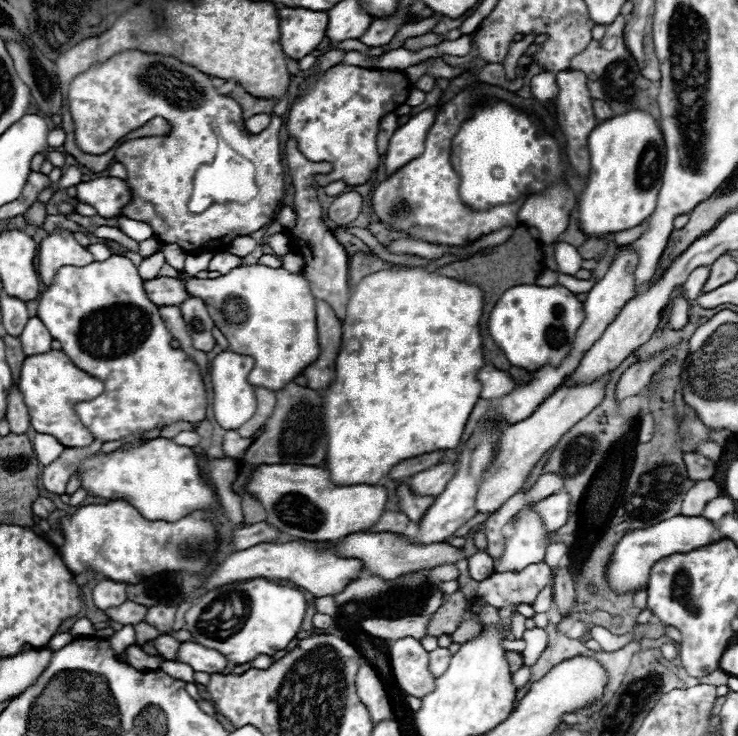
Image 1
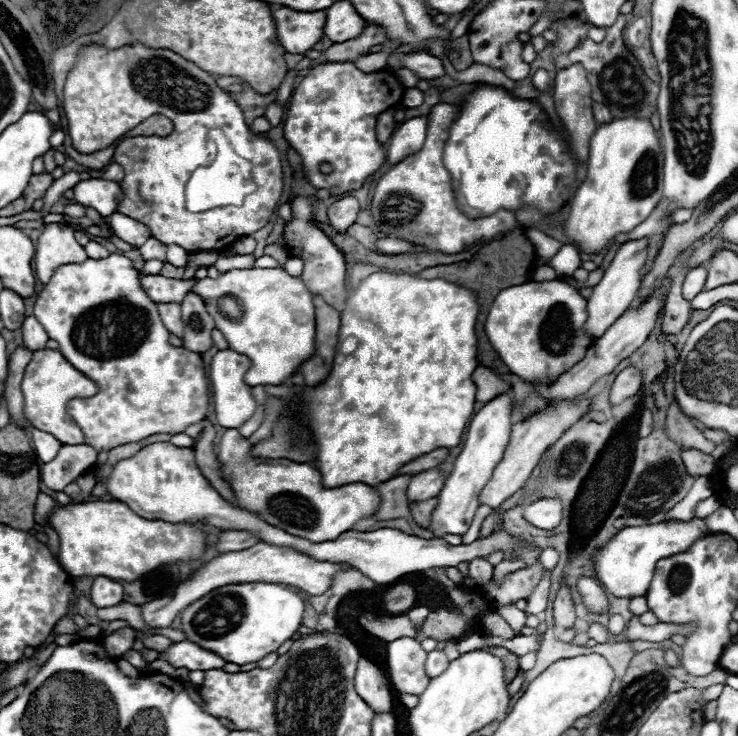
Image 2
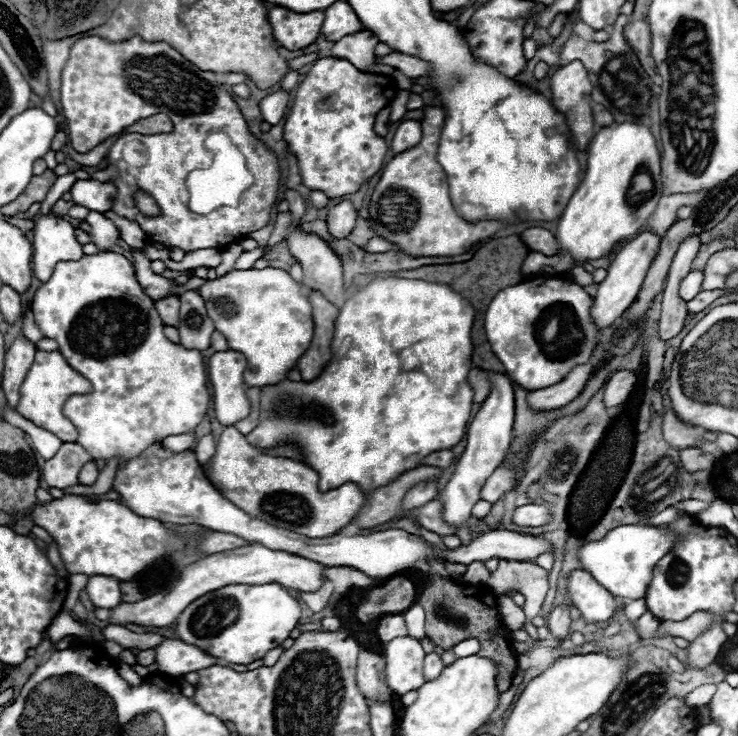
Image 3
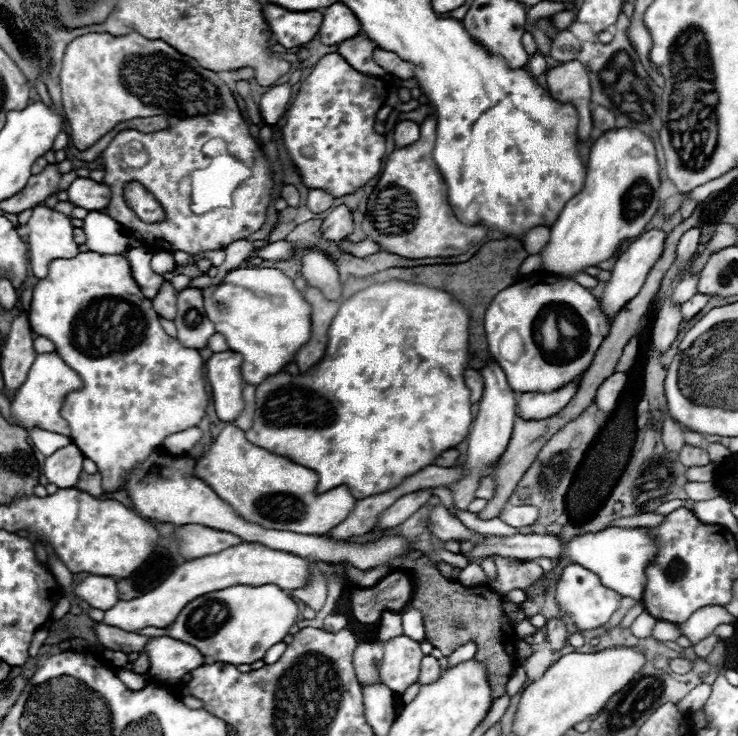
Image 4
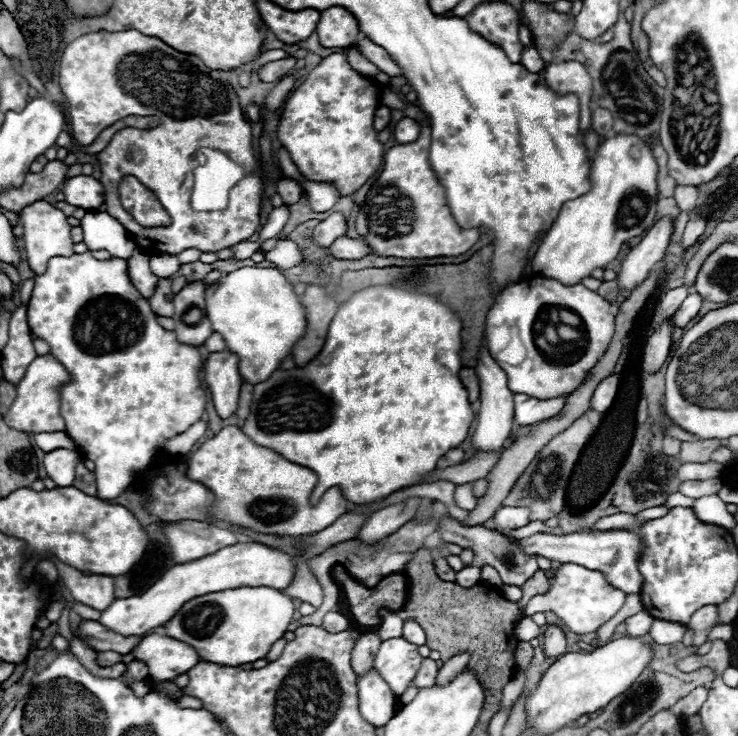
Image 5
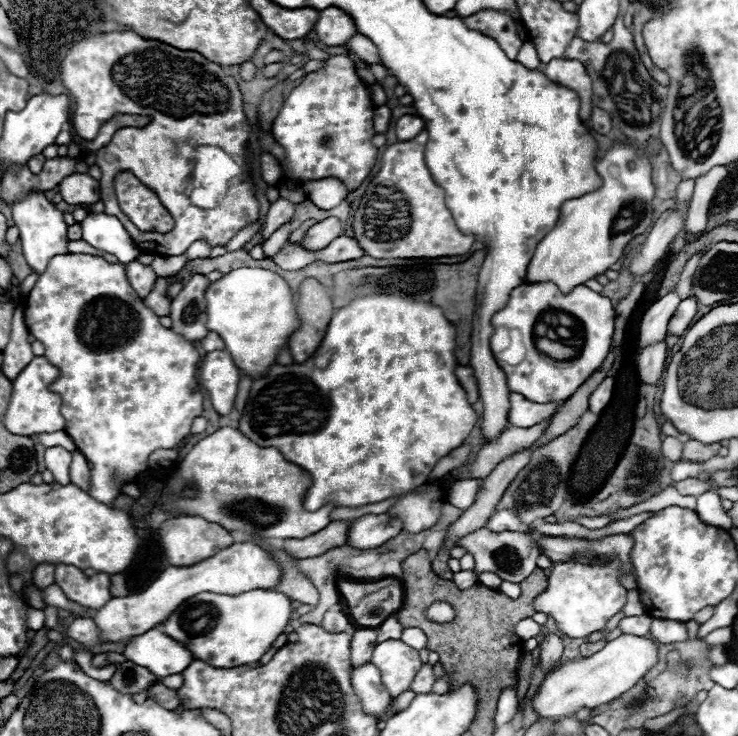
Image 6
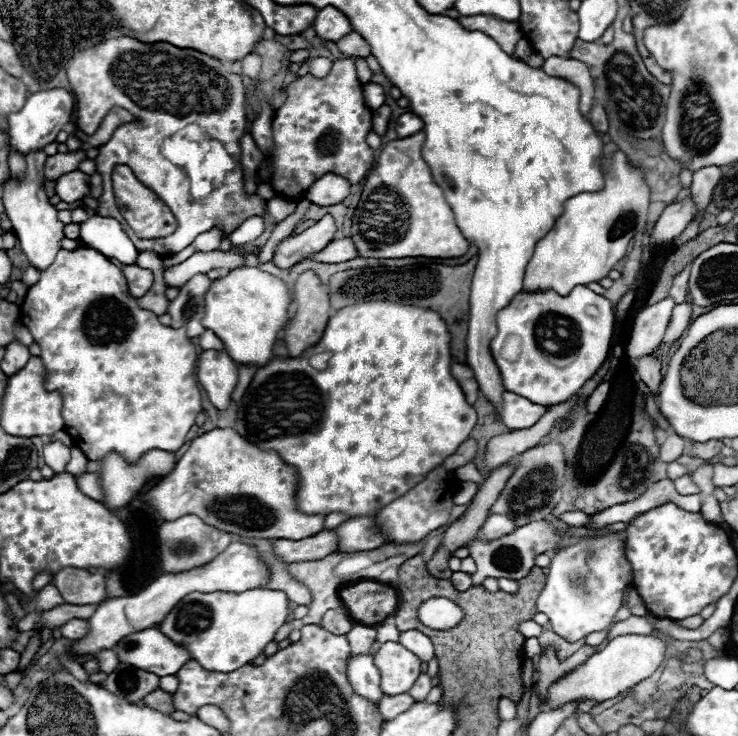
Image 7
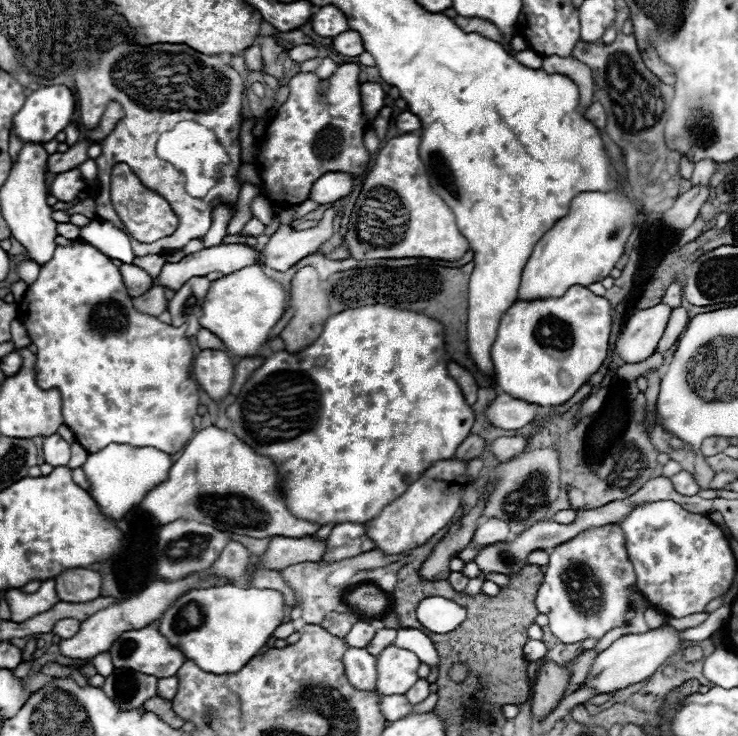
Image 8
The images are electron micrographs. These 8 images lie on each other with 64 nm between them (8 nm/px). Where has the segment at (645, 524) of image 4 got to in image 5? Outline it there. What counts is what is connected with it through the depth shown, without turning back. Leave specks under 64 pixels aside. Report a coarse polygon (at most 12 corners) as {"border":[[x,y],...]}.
{"border":[[614,514],[598,520],[594,530],[642,526],[636,516]]}

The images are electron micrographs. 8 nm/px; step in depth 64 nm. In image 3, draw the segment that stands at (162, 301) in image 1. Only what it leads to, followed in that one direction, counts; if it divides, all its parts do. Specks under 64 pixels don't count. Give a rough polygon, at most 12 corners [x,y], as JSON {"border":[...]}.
{"border":[[144,252],[134,256],[136,278],[154,302],[170,294],[180,298],[206,282],[192,276],[178,286],[150,270]]}

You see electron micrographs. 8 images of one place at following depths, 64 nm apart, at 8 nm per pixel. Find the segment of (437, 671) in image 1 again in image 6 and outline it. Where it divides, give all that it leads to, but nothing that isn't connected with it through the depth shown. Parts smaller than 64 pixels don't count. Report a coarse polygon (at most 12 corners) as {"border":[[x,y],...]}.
{"border":[[422,664],[410,690],[424,694],[432,690],[434,666]]}

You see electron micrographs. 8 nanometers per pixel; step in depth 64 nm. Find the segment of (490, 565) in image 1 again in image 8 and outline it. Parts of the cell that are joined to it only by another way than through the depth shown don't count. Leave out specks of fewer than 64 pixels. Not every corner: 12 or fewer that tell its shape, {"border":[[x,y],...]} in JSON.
{"border":[[452,572],[448,582],[454,590],[464,592],[468,576],[462,572]]}

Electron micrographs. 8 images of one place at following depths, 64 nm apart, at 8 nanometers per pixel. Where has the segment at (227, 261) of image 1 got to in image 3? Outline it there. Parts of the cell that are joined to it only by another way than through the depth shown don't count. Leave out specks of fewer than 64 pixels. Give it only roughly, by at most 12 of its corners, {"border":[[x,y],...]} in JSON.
{"border":[[254,248],[234,262],[236,270],[250,270],[268,248]]}

